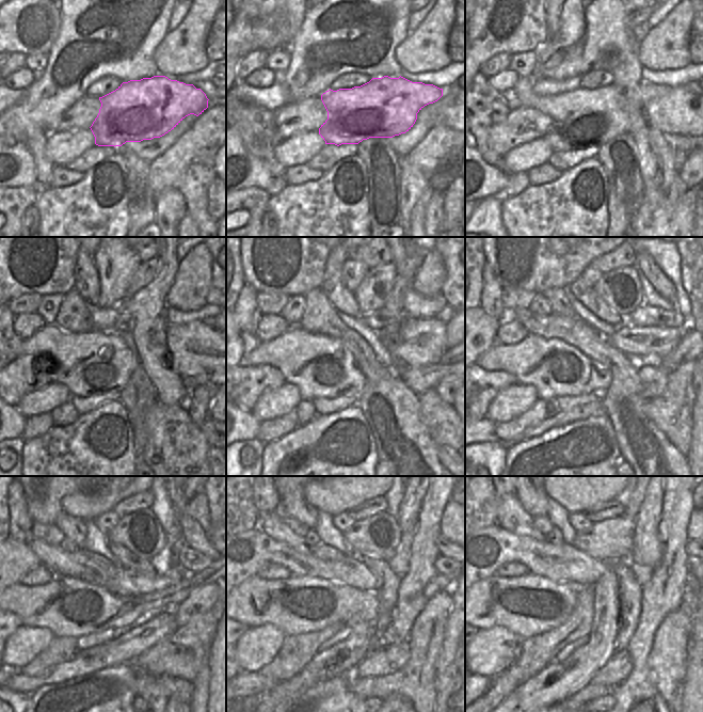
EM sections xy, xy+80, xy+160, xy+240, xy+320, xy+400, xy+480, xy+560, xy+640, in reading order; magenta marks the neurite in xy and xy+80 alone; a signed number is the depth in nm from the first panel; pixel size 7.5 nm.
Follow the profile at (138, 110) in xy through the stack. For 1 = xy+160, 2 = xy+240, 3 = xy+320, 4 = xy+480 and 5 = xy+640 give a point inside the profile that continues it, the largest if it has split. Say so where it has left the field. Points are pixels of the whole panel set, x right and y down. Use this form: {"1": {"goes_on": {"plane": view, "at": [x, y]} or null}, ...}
{"1": {"goes_on": {"plane": "xy+160", "at": [584, 117]}}, "2": {"goes_on": {"plane": "xy+240", "at": [93, 363]}}, "3": {"goes_on": {"plane": "xy+320", "at": [321, 366]}}, "4": {"goes_on": {"plane": "xy+480", "at": [68, 606]}}, "5": {"goes_on": {"plane": "xy+640", "at": [528, 605]}}}

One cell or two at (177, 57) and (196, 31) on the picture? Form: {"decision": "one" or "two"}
{"decision": "one"}

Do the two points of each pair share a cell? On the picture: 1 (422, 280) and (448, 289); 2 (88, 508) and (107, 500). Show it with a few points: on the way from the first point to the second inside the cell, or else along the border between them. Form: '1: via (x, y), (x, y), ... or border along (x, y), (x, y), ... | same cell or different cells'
1: border along (445, 263), (445, 281), (440, 293) | different cells
2: via (92, 504), (102, 500) | same cell

